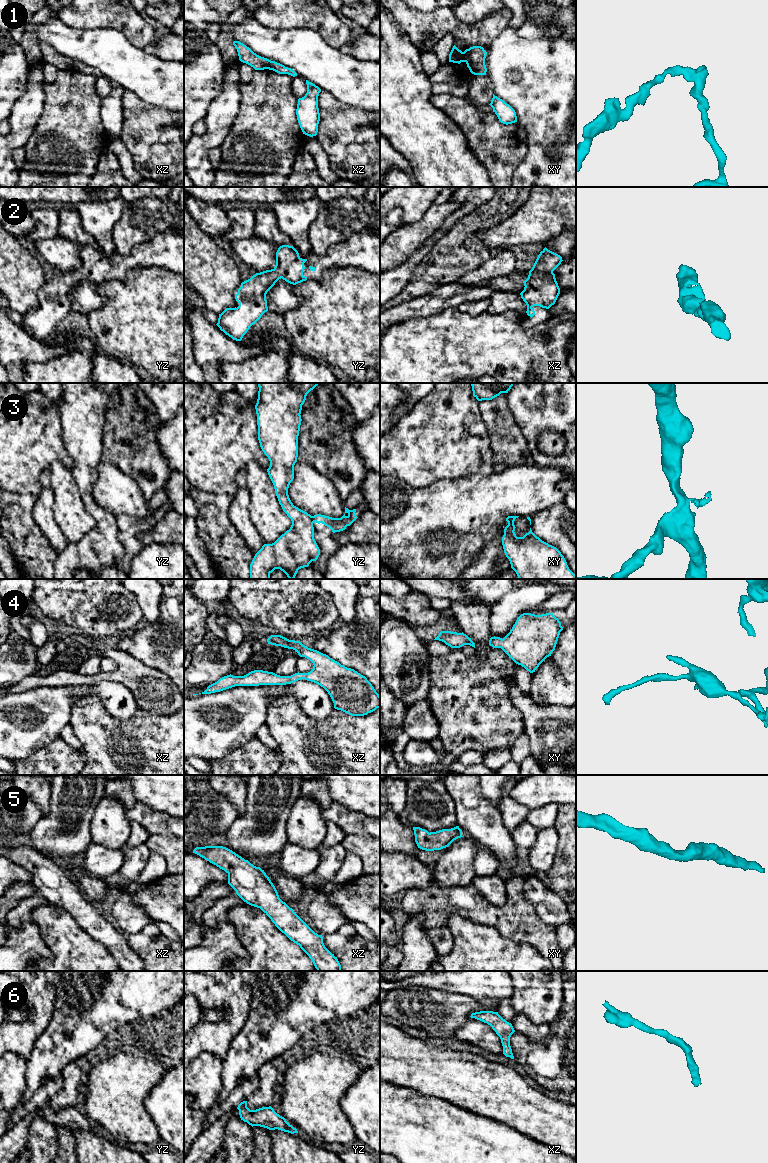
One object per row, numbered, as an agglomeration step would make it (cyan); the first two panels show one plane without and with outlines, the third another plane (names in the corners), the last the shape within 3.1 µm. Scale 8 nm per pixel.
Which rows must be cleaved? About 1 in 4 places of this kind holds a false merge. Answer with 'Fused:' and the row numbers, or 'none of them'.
Fused: 3

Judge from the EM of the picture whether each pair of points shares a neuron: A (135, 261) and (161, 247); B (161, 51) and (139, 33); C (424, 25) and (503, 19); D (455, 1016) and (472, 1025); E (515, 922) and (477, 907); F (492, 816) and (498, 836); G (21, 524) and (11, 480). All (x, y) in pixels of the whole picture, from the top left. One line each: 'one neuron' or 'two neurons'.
A: one neuron
B: two neurons
C: one neuron
D: two neurons
E: one neuron
F: one neuron
G: two neurons

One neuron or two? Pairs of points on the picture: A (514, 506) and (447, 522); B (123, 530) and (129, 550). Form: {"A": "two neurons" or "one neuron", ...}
{"A": "one neuron", "B": "one neuron"}

